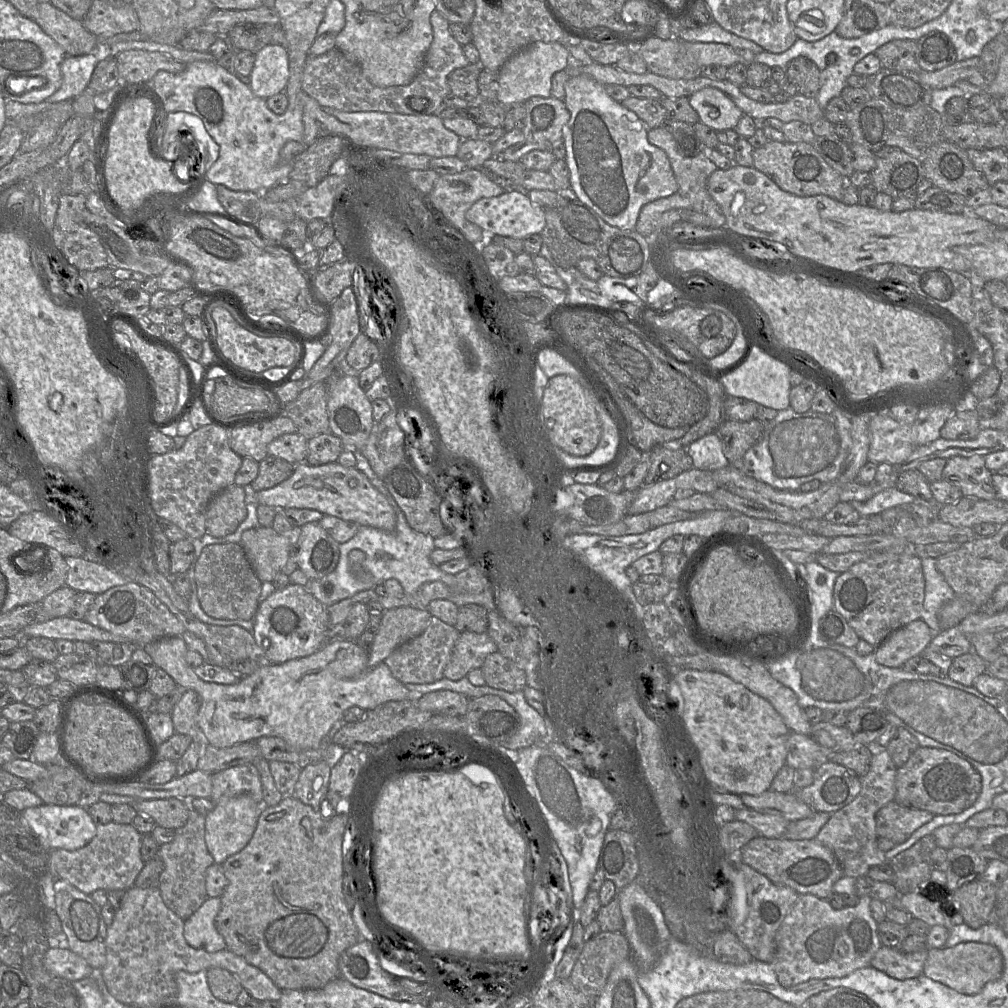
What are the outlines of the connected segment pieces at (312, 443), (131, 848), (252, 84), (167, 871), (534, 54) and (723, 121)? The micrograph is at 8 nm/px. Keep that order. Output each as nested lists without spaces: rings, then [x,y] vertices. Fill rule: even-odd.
[[[330,431],[324,432],[308,439],[307,456],[304,462],[311,466],[337,462],[344,449],[344,443],[339,437]]]
[[[112,821],[96,825],[95,837],[84,847],[74,851],[51,850],[48,873],[54,875],[54,880],[61,878],[88,895],[98,889],[127,890],[134,886],[145,863],[141,858],[142,836],[132,824]]]
[[[278,44],[262,48],[255,54],[255,63],[249,77],[249,87],[257,97],[268,99],[285,91],[289,80],[286,48]]]
[[[189,805],[186,824],[175,830],[174,839],[160,845],[157,856],[164,863],[160,875],[159,890],[165,905],[183,921],[187,920],[208,898],[206,870],[214,863],[205,842],[205,816]]]
[[[536,41],[514,53],[500,68],[497,101],[503,106],[526,103],[533,97],[551,96],[552,77],[571,64],[568,47],[561,42]]]
[[[705,87],[689,96],[699,121],[716,131],[734,129],[743,111],[723,91]]]

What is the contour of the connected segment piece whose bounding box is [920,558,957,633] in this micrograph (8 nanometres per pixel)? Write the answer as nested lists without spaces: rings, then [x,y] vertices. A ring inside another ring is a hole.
[[[921,559],[925,579],[924,604],[921,618],[929,628],[937,633],[940,631],[938,612],[947,602],[957,595],[947,583],[943,575],[936,568],[936,559]]]

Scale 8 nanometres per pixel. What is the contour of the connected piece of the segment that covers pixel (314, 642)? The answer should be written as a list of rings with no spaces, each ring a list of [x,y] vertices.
[[[298,584],[275,590],[259,604],[253,621],[254,639],[264,650],[265,662],[271,664],[281,664],[314,654],[325,644],[329,630],[327,607],[318,601],[307,587]]]

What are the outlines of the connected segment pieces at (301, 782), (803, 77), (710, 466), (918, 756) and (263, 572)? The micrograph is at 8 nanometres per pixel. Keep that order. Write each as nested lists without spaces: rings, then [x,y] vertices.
[[[327,761],[309,764],[301,769],[292,796],[320,811],[320,804],[329,790],[331,766]]]
[[[798,56],[786,66],[786,76],[796,85],[798,94],[815,97],[820,89],[818,66],[808,57]]]
[[[709,433],[686,446],[693,467],[702,471],[714,471],[729,465],[717,433]]]
[[[919,746],[897,769],[894,800],[904,807],[934,815],[952,815],[973,806],[981,790],[982,777],[967,760],[947,750]]]
[[[260,526],[243,532],[241,546],[260,581],[272,582],[293,555],[293,536],[284,536],[272,527]]]

